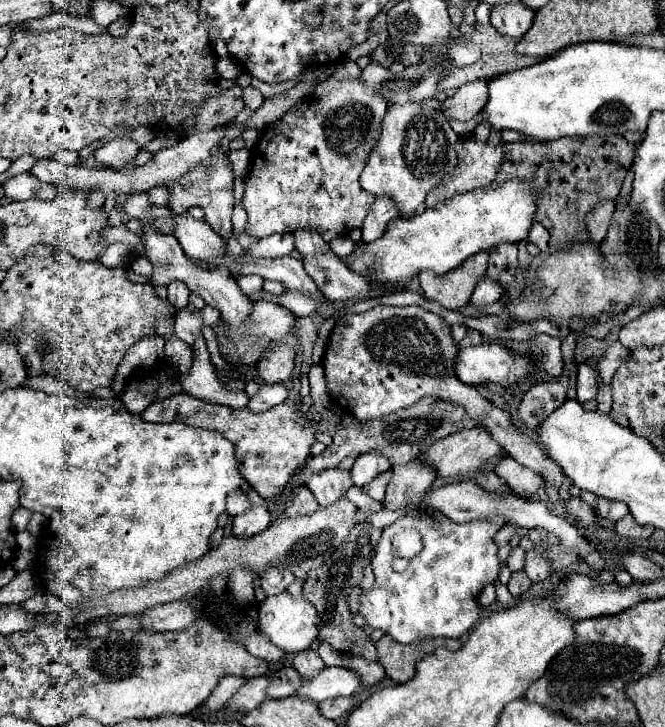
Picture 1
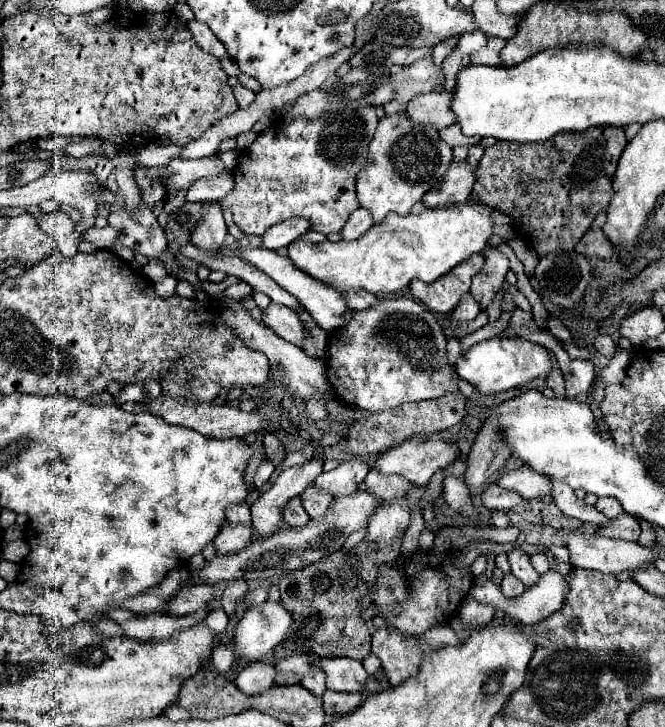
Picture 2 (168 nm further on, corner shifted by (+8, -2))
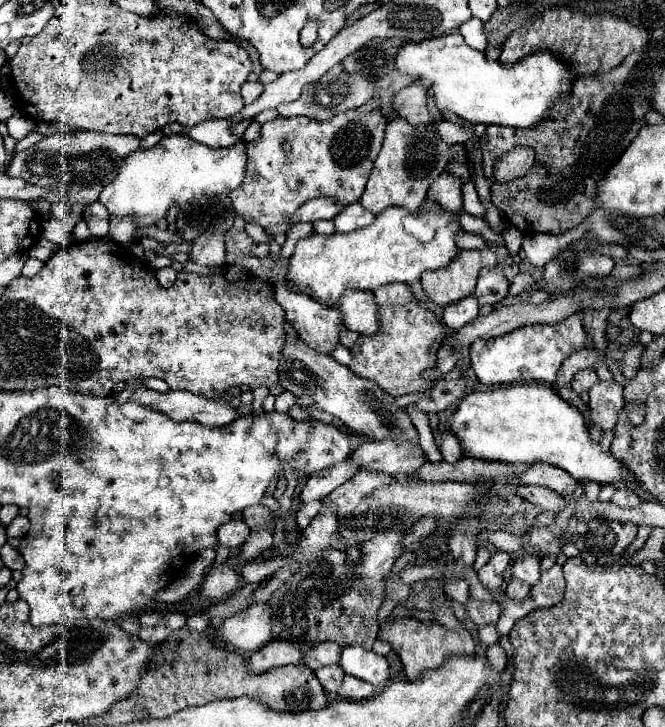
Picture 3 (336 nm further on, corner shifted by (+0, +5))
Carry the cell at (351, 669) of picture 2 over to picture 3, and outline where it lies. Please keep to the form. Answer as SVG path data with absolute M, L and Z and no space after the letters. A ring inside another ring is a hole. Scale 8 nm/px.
M359 645L345 647L343 653L341 653L339 665L347 675L363 679L363 681L367 681L367 683L371 683L375 687L385 685L385 681L389 677L387 659L373 653L373 651L363 649Z

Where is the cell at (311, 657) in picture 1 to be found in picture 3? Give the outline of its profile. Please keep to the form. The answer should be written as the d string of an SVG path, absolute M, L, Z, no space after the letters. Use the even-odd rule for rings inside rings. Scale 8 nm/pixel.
M339 665L321 667L321 669L315 671L315 675L317 675L319 683L321 683L327 691L331 691L331 693L335 693L335 691L339 689L339 685L341 685L341 681L343 681L343 677L345 677L345 673L343 673L343 669L341 669Z

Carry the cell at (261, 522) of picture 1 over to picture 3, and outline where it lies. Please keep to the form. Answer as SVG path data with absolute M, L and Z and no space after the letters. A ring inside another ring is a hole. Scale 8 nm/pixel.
M233 519L233 521L229 521L217 529L219 543L223 547L229 547L229 549L241 547L247 541L247 537L249 537L249 527L241 519Z

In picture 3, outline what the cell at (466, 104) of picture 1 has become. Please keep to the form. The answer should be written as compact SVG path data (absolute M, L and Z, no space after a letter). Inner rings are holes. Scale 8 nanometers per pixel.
M421 83L401 89L395 95L393 109L399 117L407 119L411 125L429 125L435 121L433 113L429 111L427 89Z

